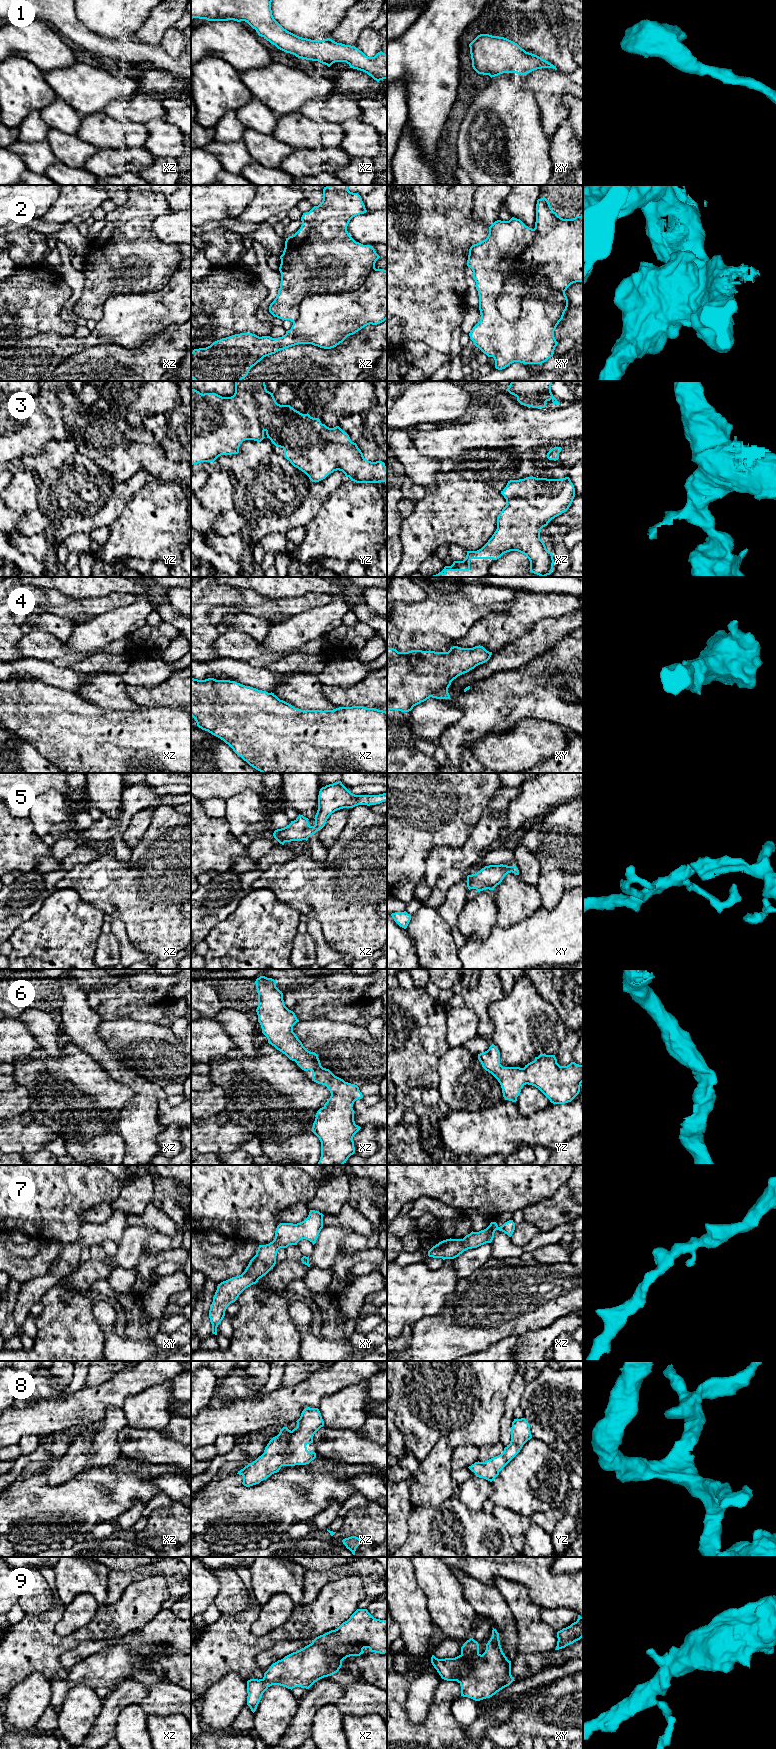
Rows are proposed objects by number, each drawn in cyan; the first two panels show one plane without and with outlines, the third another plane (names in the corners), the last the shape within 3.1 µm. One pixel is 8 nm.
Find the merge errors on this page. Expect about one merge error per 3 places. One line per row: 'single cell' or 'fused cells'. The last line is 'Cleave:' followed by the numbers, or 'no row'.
1: single cell
2: fused cells
3: single cell
4: single cell
5: single cell
6: single cell
7: single cell
8: single cell
9: single cell
Cleave: 2

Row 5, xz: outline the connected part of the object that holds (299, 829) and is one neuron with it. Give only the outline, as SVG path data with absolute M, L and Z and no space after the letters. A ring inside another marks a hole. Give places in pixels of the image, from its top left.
M338 781L320 789L314 826L310 826L308 823L309 819L299 814L289 825L275 830L273 836L282 845L291 841L307 841L311 835L325 826L327 819L335 811L343 808L353 808L358 805L376 805L385 801L387 801L387 793L355 795L341 781Z

